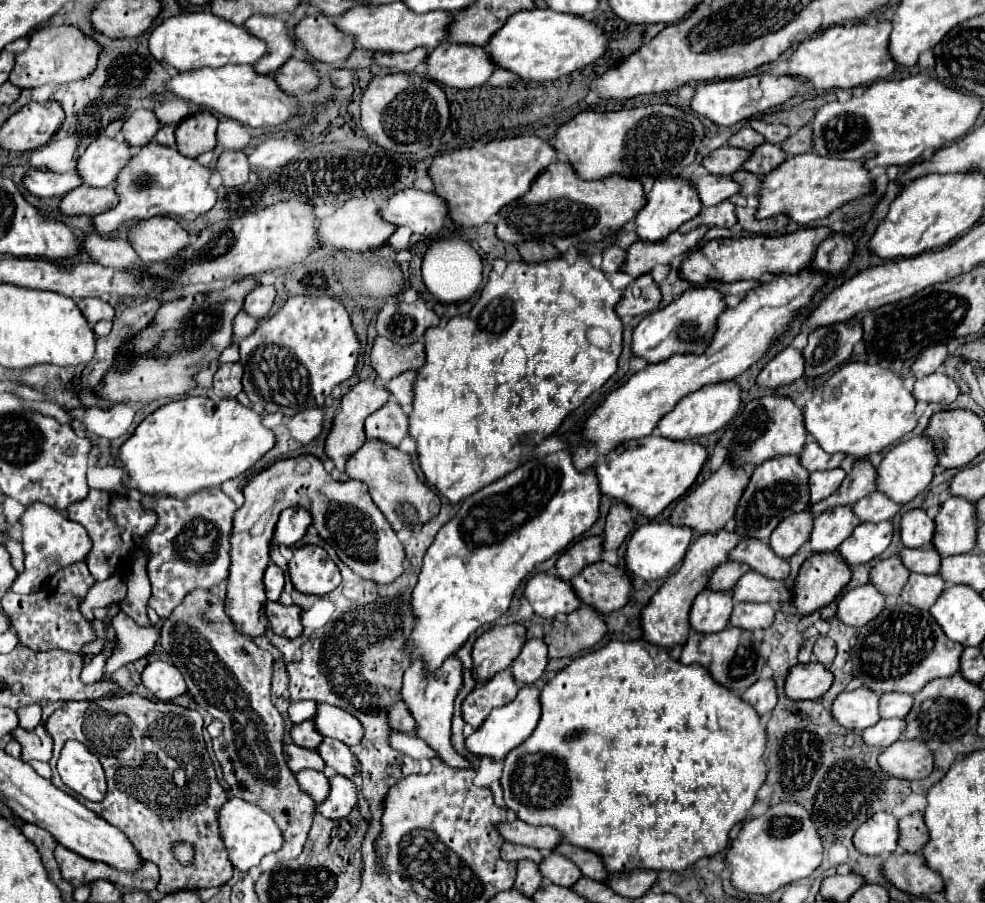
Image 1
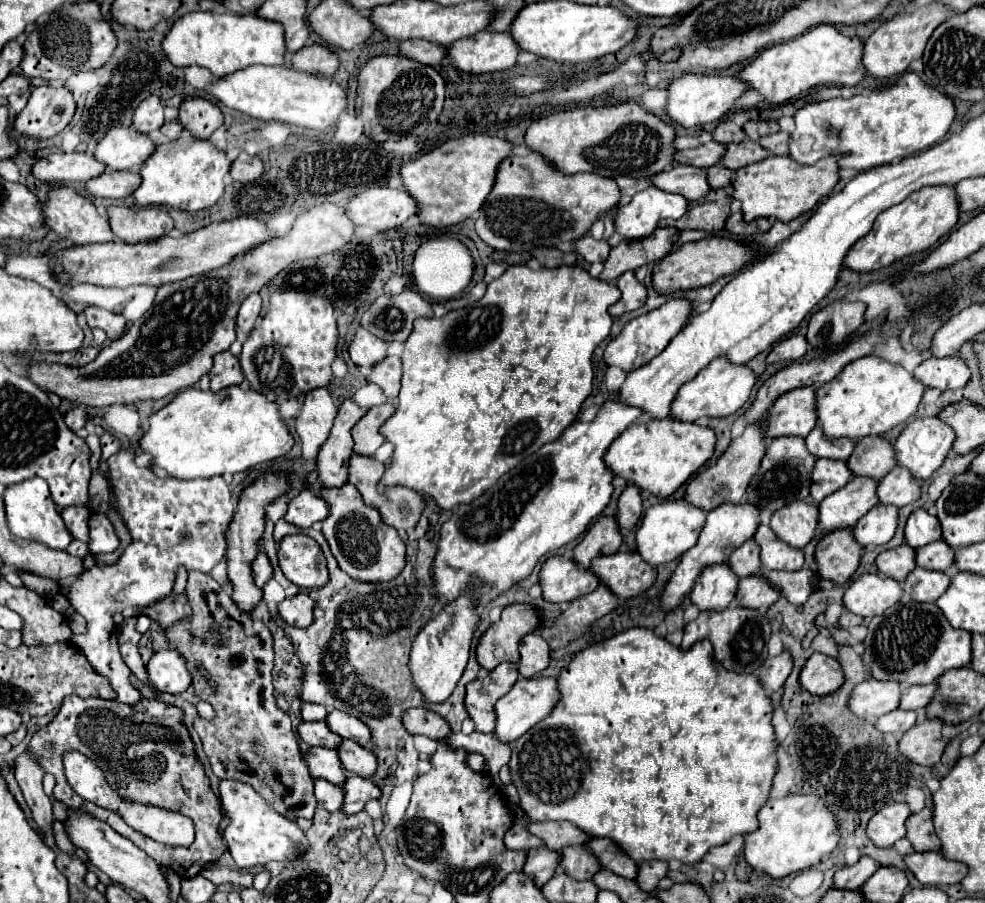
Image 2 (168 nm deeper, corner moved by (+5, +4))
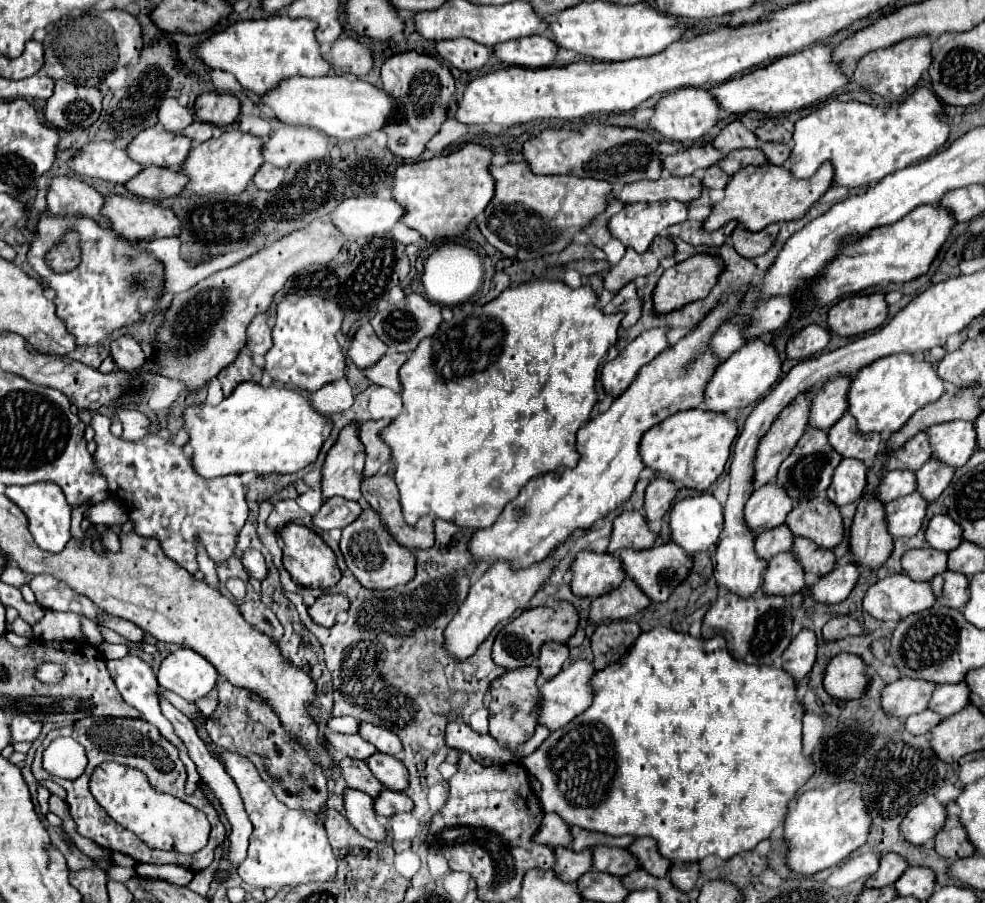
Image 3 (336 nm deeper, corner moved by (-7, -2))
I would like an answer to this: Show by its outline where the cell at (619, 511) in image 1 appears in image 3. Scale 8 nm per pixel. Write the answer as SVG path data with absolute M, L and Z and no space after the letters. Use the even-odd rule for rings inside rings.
M655 478L645 492L645 518L649 522L663 518L677 496L677 486L669 478Z

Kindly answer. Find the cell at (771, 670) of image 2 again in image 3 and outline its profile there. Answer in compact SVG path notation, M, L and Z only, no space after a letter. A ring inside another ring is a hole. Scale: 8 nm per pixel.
M801 630L783 654L783 668L795 676L795 680L805 678L817 658L817 636L813 630Z

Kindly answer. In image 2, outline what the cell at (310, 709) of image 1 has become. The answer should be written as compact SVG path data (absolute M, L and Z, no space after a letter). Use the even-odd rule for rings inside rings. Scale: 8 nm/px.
M305 702L305 704L301 704L301 716L303 716L303 720L325 720L327 708Z

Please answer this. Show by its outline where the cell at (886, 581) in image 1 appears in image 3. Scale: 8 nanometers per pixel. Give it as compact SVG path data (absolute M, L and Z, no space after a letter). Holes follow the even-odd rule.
M919 548L919 550L909 550L903 560L903 570L915 578L917 582L931 580L933 576L941 574L947 570L947 552L933 550L933 548Z

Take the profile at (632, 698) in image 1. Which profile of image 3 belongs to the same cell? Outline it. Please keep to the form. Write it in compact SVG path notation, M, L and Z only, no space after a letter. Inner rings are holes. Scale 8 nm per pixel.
M657 626L657 628L653 628L651 632L643 632L643 634L635 640L633 648L621 658L621 662L611 664L611 666L607 666L605 670L595 672L591 684L593 684L593 690L595 690L593 704L591 704L583 714L579 714L577 718L573 718L567 726L555 730L555 732L553 732L553 734L551 734L551 736L549 736L549 738L533 752L533 754L525 756L523 762L521 762L521 764L525 766L525 770L527 770L529 774L533 774L533 776L541 782L539 800L541 800L543 810L545 810L545 812L557 812L557 814L559 814L561 818L565 818L571 826L581 826L581 828L585 828L585 830L603 832L603 834L611 834L611 836L625 836L625 834L631 834L631 836L637 836L637 838L639 838L639 836L651 836L651 838L655 838L655 840L659 842L659 852L661 852L665 858L673 860L673 862L679 862L679 860L681 860L681 862L699 862L699 860L703 860L703 858L709 856L709 854L717 854L717 856L721 856L723 860L729 860L729 858L735 856L735 854L753 850L761 840L769 838L771 832L773 832L777 826L783 824L785 814L787 814L787 806L789 806L789 802L795 798L797 790L813 776L813 760L811 760L809 756L803 756L803 744L801 744L801 718L803 718L805 710L803 710L803 704L797 700L795 678L793 678L789 672L785 672L783 668L775 668L775 666L749 666L749 664L745 664L745 662L735 660L735 658L729 654L729 650L727 650L725 638L719 636L719 634L713 636L713 638L709 638L709 640L705 640L705 638L693 638L693 636L683 634L683 632L677 632L677 630L669 630L669 628L665 628L665 626Z

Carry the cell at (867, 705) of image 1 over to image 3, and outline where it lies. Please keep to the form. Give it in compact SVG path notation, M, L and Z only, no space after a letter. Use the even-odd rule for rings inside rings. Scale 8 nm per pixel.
M899 678L887 684L881 696L881 706L887 714L905 720L911 714L919 714L929 706L929 698L937 688L935 682L923 682L917 678Z

